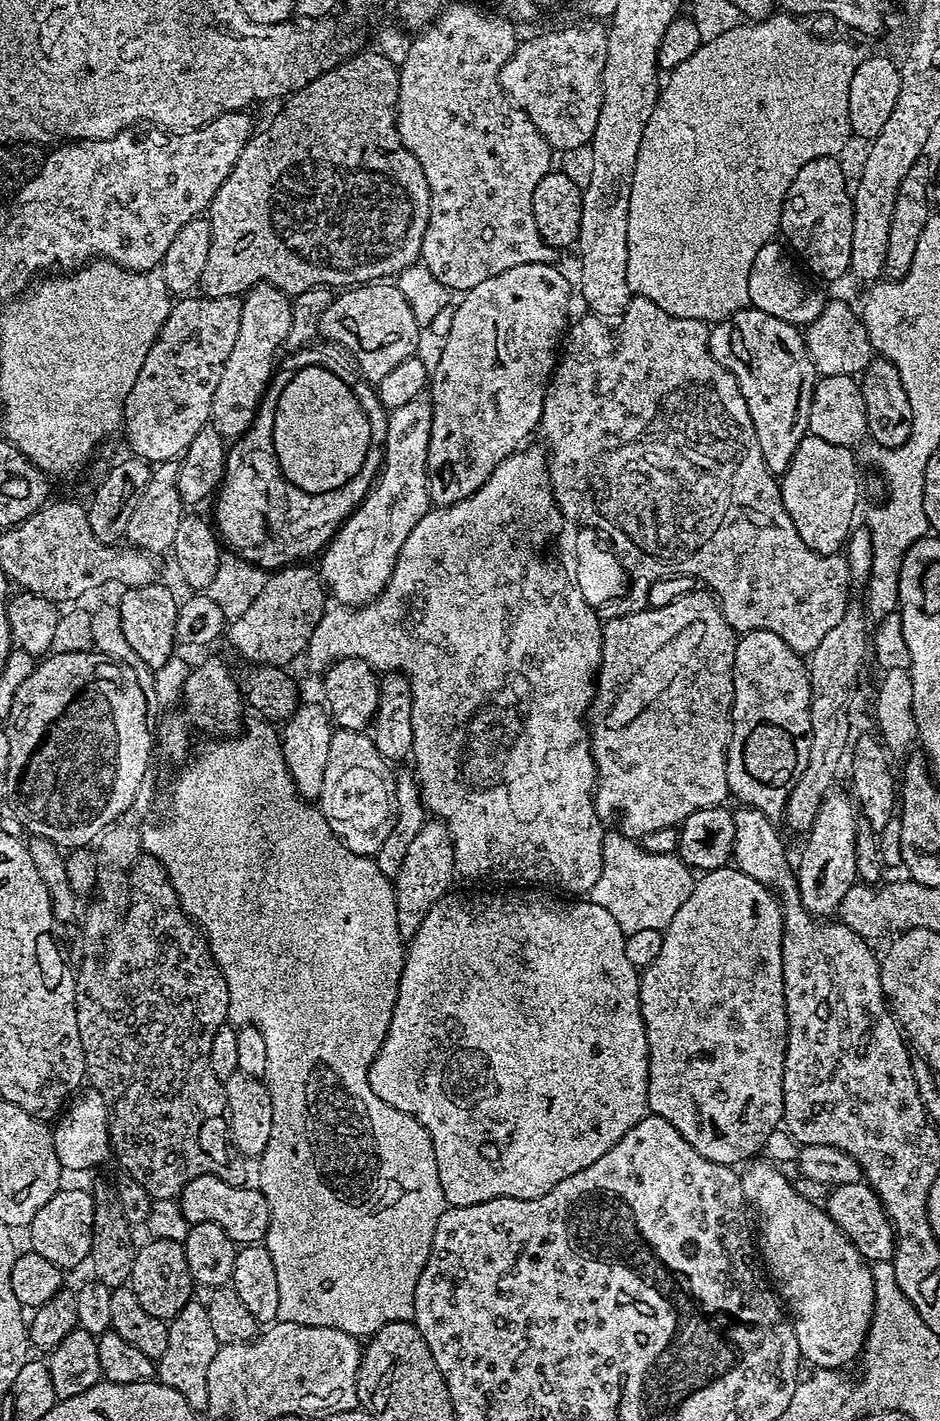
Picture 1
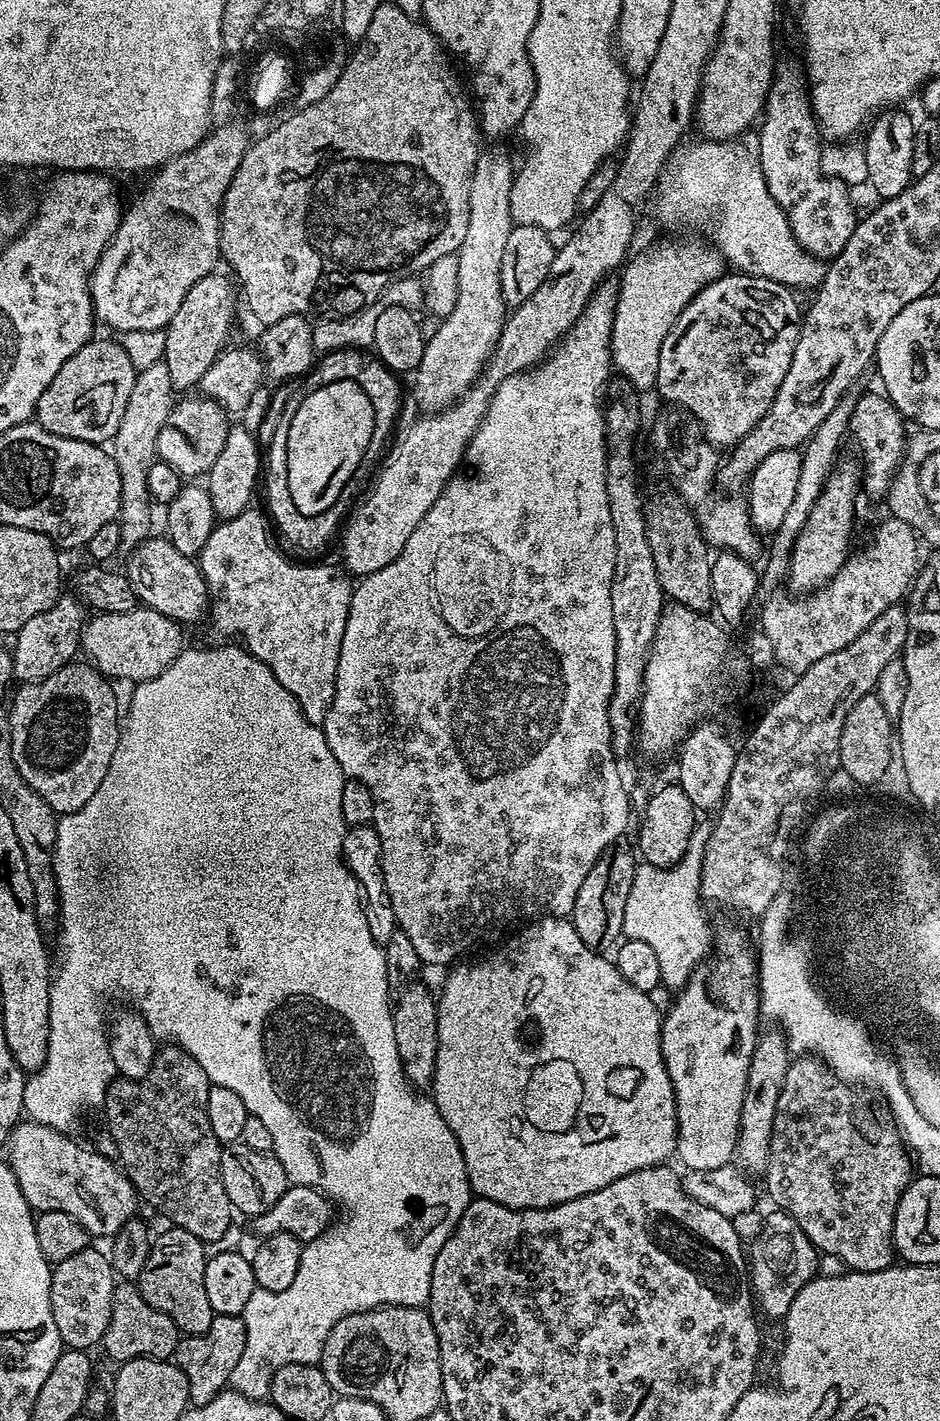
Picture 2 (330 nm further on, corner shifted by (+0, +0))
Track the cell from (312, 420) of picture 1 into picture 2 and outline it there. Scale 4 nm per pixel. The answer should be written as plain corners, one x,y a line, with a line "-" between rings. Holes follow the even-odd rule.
332,384
316,392
312,400
296,415
292,424
292,437
288,439
288,480
292,480
292,496
304,512
319,511
340,492
340,484
348,480
348,472
356,468
368,432
372,432
372,413
362,402
364,392
353,384

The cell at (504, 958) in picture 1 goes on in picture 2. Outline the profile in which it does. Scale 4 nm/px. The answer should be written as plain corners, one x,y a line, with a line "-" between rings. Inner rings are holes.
545,916
533,919
524,926
517,936
510,937
485,960
469,968
453,967
444,989
438,992
438,1058
432,1075
430,1098
438,1106
442,1118
446,1118
446,1126
450,1126
462,1150
468,1181
479,1199
498,1202
507,1208
553,1208
556,1204
582,1198
582,1194
602,1190
602,1186
610,1186
610,1182
631,1172
667,1165
668,1159
676,1156
678,1114
674,1086
660,1049
662,1012
656,1009
653,997
638,990
638,986
630,986
615,963
609,957
608,960
604,957
607,955
586,946
571,919
-
532,1023
536,1023
540,1037
536,1044
527,1044
520,1037
520,1031

